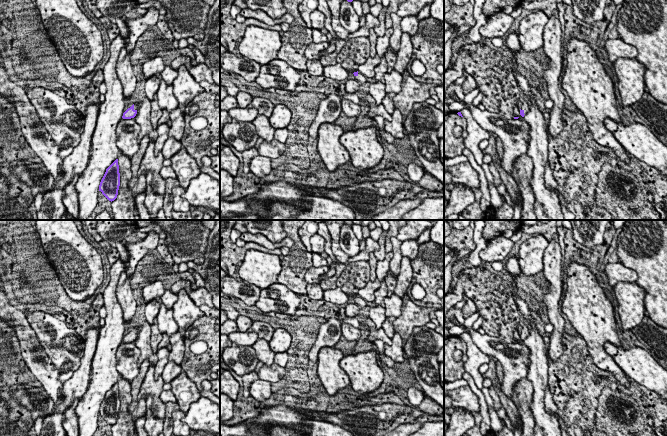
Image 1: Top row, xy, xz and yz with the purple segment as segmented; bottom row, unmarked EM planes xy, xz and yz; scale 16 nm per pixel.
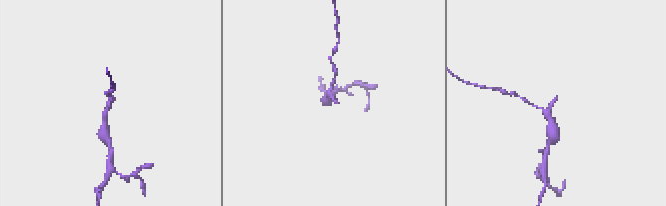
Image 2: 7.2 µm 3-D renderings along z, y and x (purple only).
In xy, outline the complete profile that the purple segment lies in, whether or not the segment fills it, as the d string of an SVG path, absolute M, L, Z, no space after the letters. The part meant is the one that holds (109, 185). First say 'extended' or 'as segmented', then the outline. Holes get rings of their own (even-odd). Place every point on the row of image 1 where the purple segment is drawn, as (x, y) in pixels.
as segmented; M116 159L107 169L100 182L99 191L109 200L117 198L120 186L120 173L118 159Z

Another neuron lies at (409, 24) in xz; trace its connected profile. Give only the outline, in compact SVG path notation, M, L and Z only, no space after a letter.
M417 15L403 17L401 20L402 33L408 33L410 36L413 36L418 30L418 25Z

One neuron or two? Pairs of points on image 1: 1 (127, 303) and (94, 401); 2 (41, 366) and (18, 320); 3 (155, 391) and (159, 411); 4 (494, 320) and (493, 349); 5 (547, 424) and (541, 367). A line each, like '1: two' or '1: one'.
1: two
2: one
3: one
4: two
5: one

